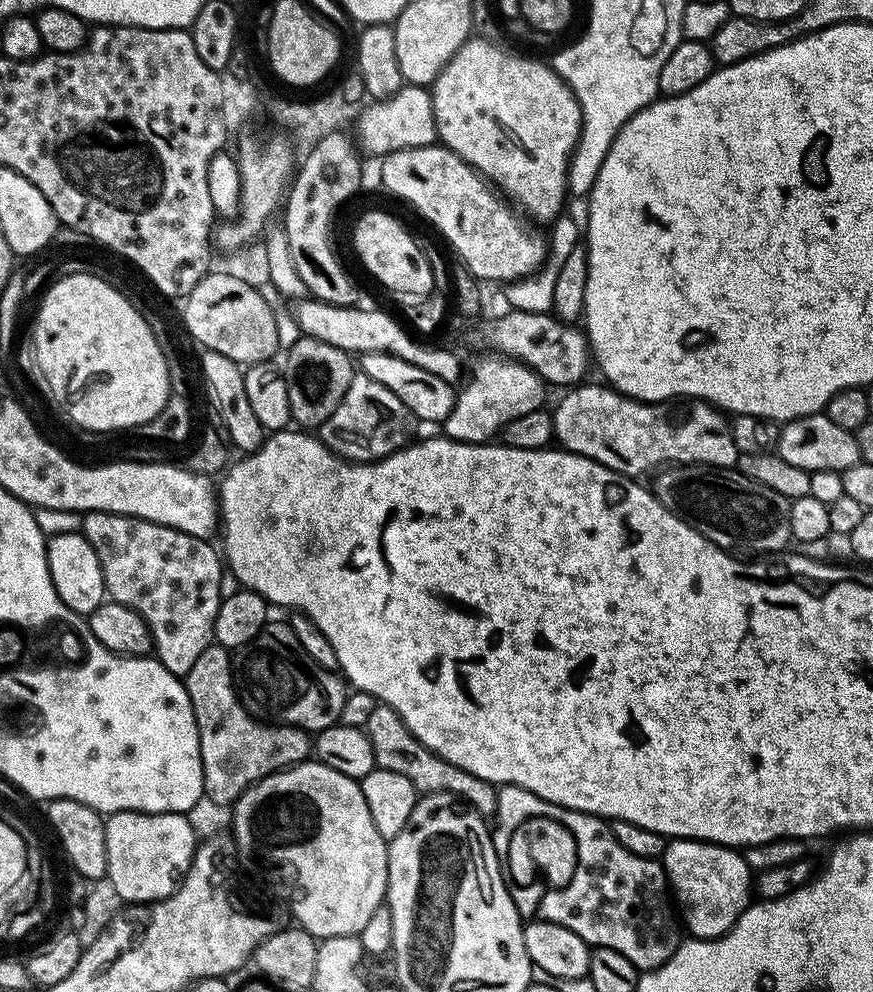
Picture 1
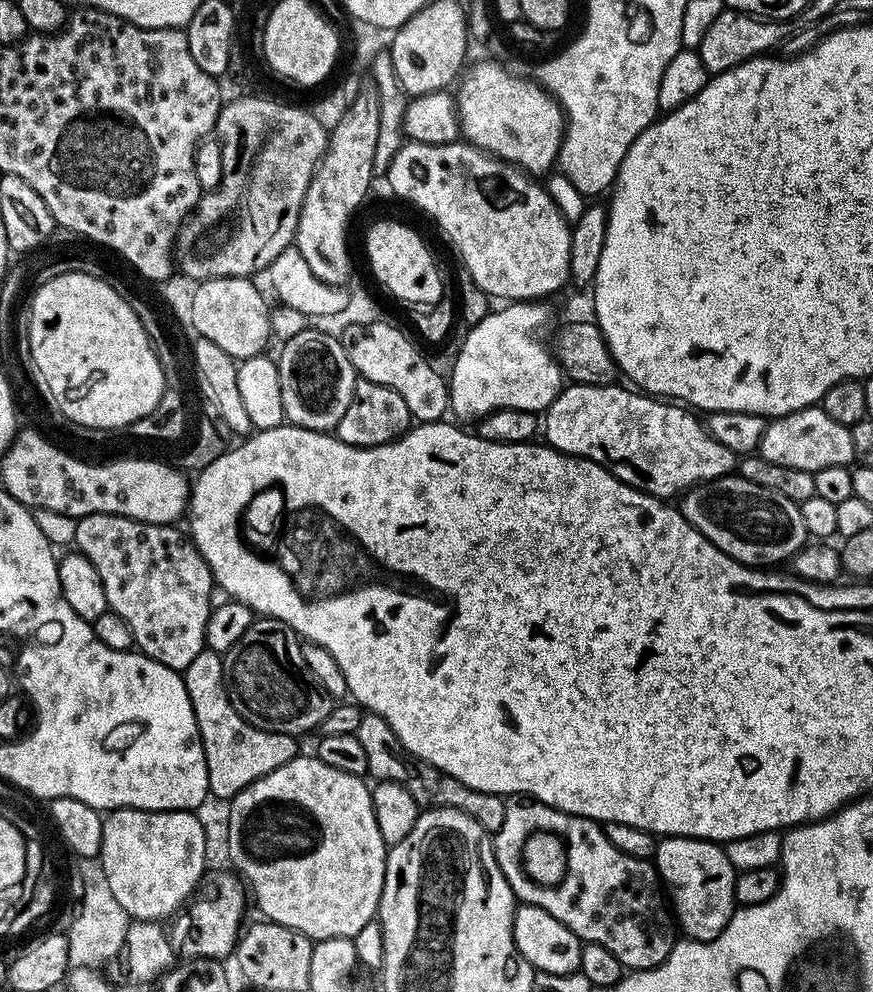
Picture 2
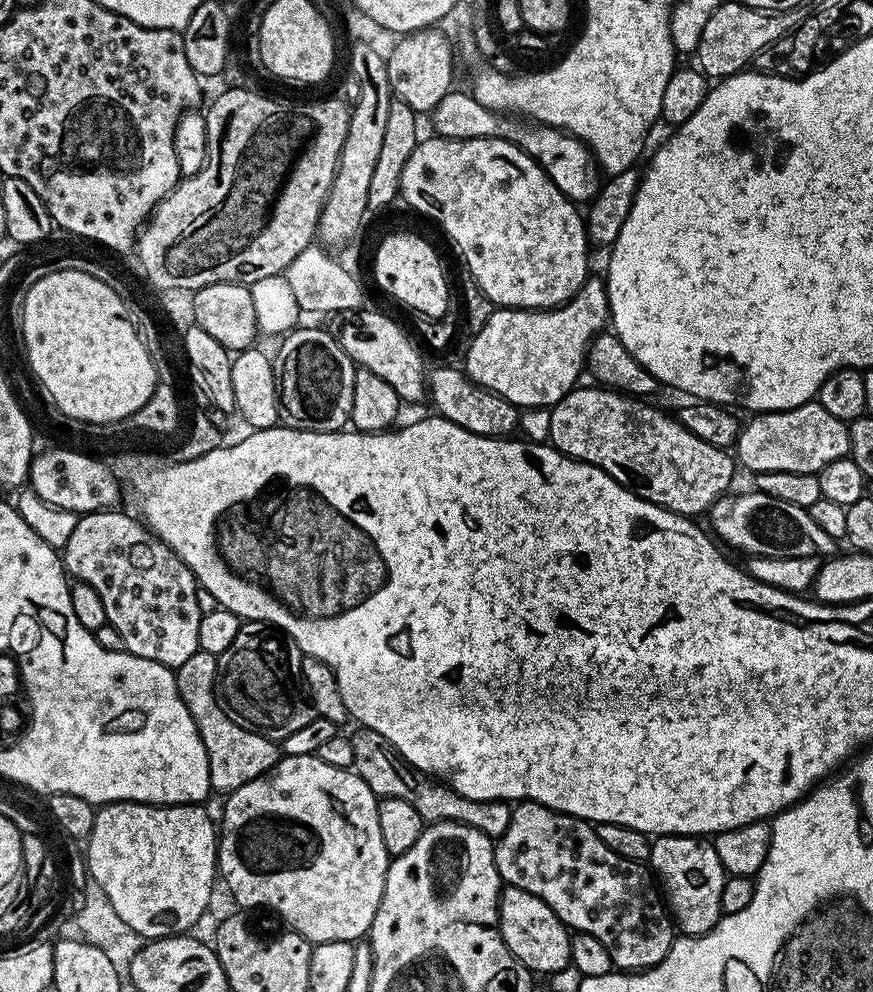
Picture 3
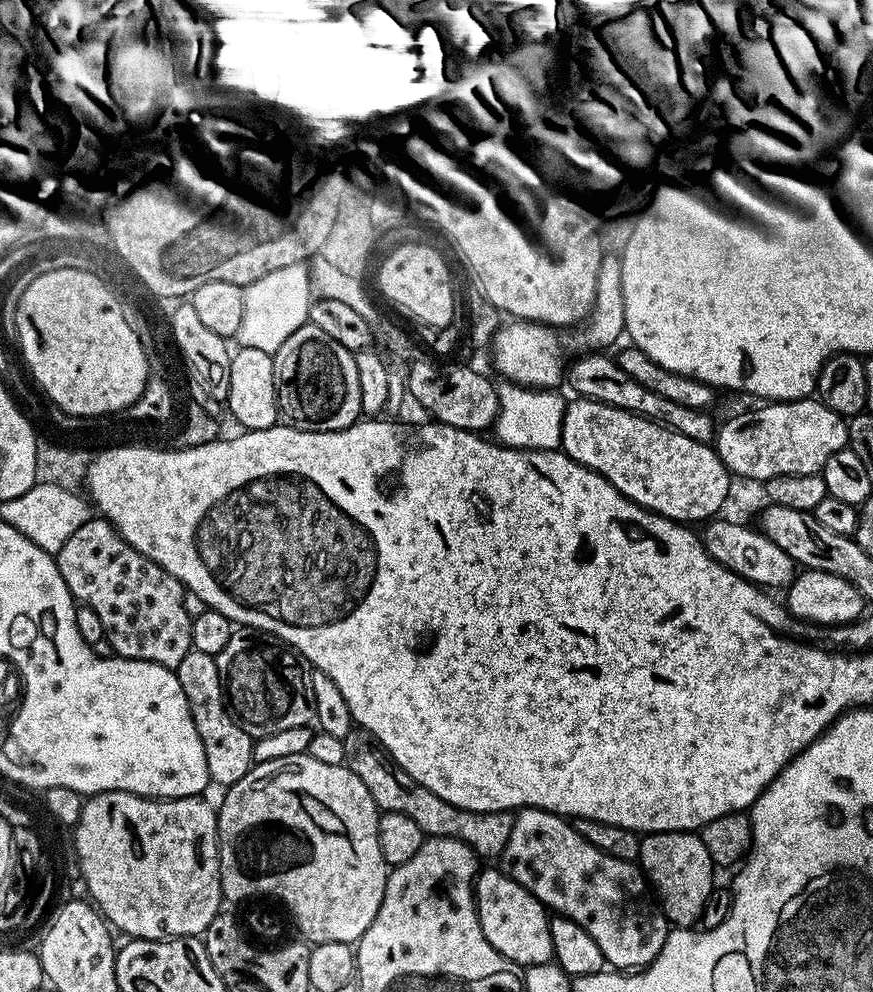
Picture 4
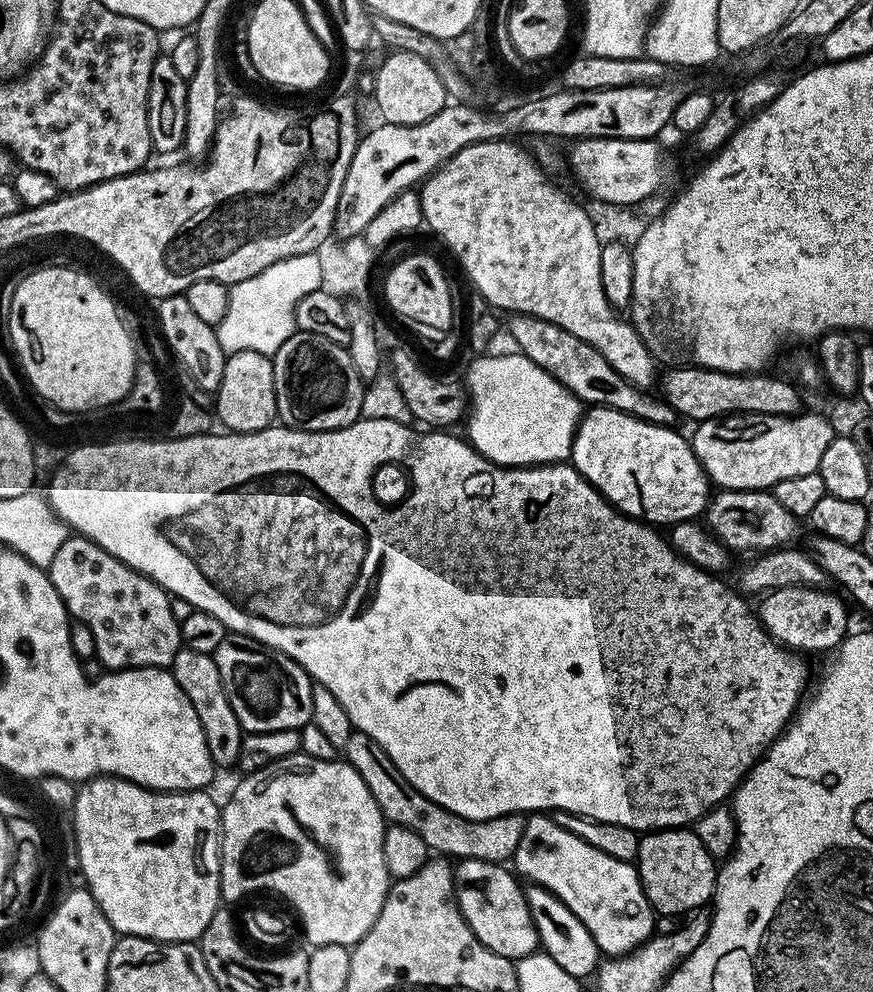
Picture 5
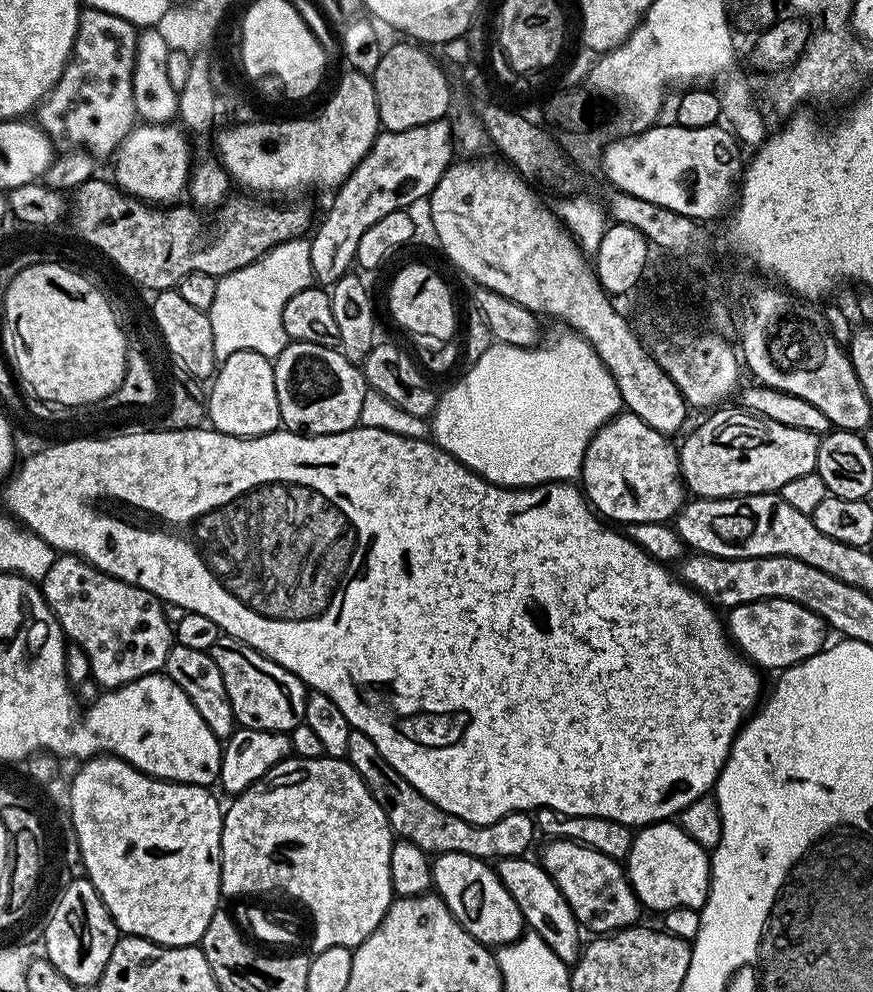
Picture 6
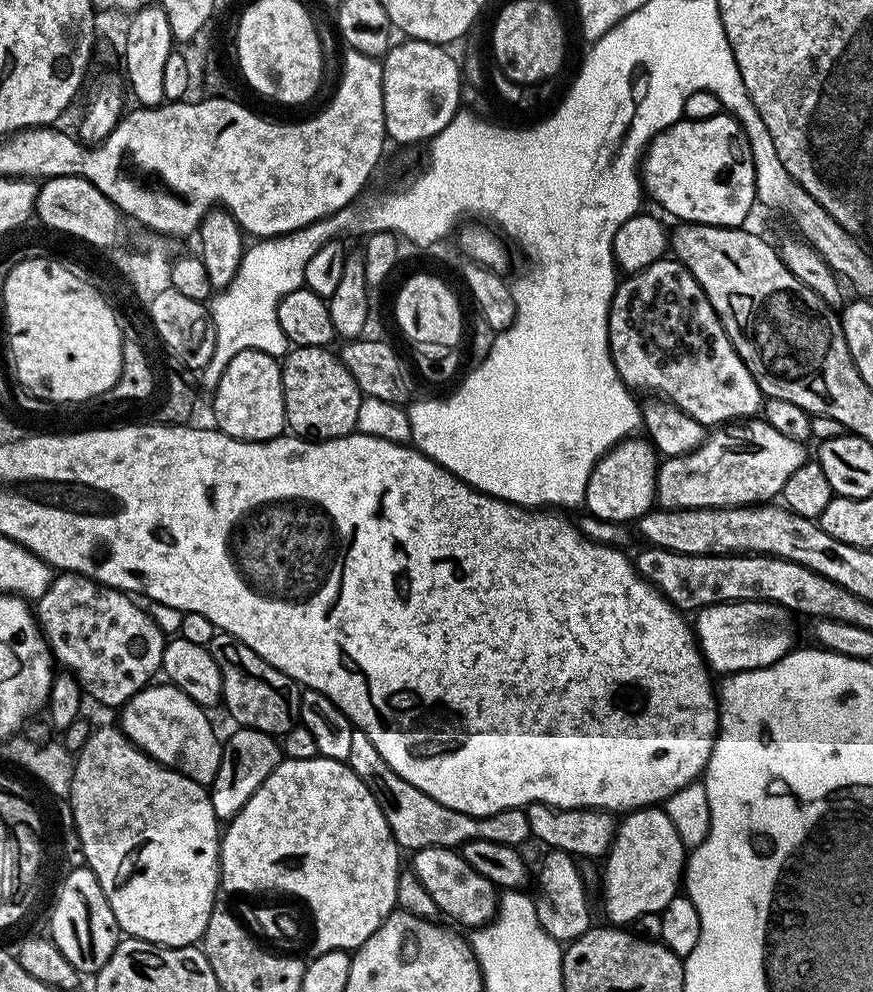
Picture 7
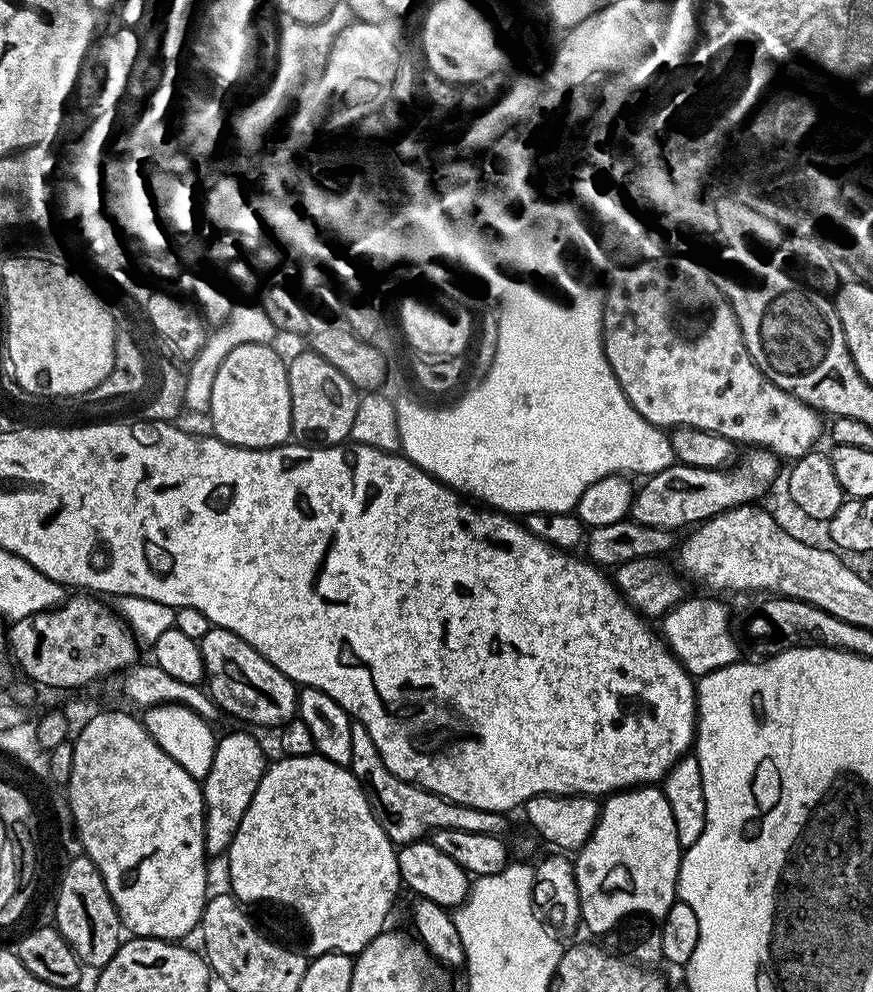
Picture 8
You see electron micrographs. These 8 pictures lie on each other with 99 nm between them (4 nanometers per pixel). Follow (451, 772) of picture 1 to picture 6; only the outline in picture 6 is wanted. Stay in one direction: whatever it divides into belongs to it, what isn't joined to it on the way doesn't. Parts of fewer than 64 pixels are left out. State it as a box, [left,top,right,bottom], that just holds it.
[346,731,538,862]

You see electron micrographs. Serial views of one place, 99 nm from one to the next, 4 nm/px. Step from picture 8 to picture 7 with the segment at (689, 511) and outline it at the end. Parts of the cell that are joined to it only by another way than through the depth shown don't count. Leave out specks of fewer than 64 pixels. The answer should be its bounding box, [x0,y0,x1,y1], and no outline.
[655,418,806,509]

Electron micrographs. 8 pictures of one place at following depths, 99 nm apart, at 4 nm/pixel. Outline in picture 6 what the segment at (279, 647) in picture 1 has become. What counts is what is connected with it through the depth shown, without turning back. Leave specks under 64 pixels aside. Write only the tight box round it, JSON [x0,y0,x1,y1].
[211,635,309,734]

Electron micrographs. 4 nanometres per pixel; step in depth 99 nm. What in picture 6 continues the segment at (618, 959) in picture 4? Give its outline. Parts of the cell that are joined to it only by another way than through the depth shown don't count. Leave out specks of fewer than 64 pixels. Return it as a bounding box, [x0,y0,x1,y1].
[538,840,642,934]

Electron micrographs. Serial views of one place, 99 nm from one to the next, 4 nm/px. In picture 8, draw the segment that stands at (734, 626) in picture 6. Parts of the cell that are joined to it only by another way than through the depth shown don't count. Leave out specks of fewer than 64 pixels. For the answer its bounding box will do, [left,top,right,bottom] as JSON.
[662,596,741,678]

